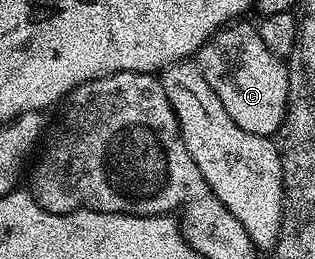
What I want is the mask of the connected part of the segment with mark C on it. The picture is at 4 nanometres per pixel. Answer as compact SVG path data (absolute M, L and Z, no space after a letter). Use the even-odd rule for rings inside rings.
M237 20L222 26L201 45L195 61L203 72L203 80L207 80L215 96L223 100L227 116L231 116L243 132L267 138L280 131L285 112L289 109L289 68L271 52L271 48L267 48L256 25L248 26L245 20Z

